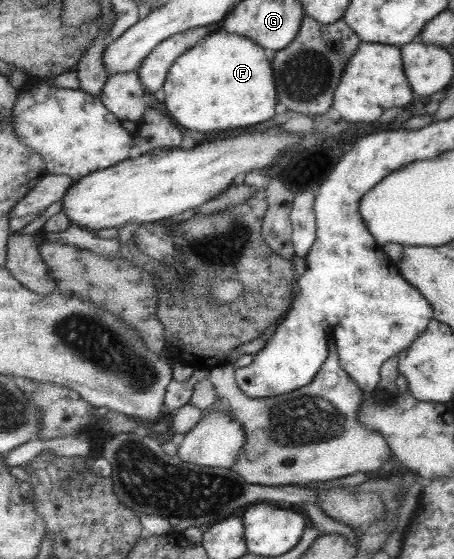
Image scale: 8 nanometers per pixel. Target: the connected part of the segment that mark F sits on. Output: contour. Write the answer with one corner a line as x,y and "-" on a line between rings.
219,30
205,36
203,42
174,61
160,91
166,115
179,128
215,132
269,120
273,116
277,86
271,62
259,45
250,38

